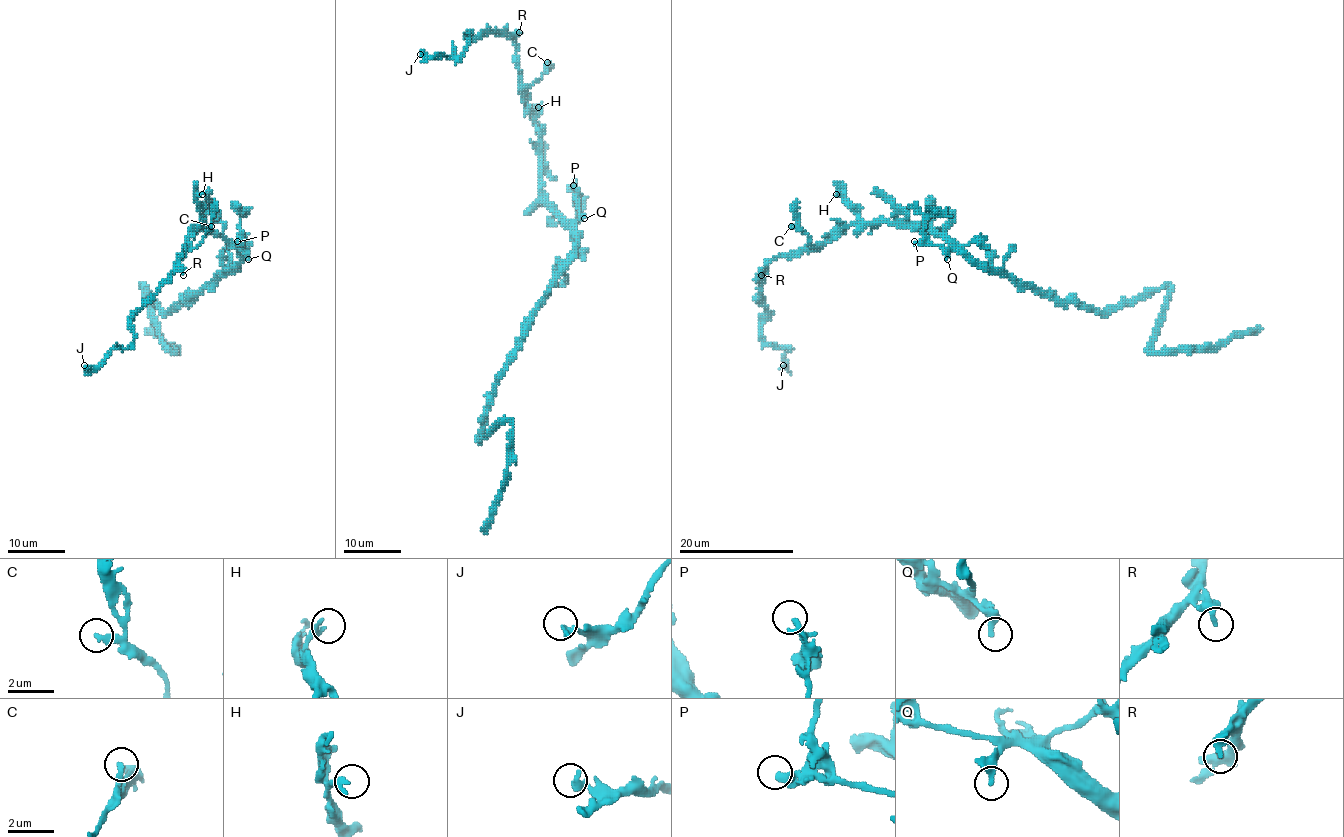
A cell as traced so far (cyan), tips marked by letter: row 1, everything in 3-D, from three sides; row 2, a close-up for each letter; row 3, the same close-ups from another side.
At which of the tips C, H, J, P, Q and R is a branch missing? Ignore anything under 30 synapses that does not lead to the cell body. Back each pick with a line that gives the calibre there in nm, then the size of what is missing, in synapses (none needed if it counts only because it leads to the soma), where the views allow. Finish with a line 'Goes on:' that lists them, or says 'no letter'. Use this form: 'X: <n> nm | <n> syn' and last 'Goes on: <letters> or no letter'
C: 280 nm | 40 syn
Goes on: C

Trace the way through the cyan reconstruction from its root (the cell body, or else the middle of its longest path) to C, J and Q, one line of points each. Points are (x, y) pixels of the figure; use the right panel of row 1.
C: (986, 266), (971, 262), (951, 241), (918, 224), (856, 223), (843, 226), (816, 247), (801, 230), (791, 226)
J: (986, 266), (918, 224), (856, 223), (823, 243), (778, 254), (763, 276), (761, 338), (787, 348), (783, 365)
Q: (986, 266), (971, 262), (952, 249), (947, 259)

